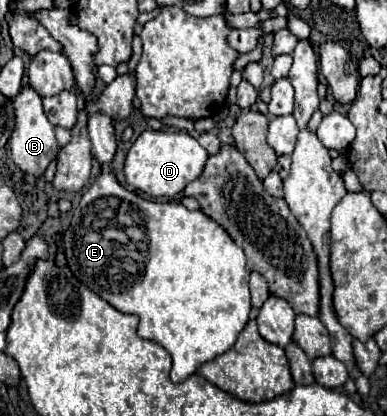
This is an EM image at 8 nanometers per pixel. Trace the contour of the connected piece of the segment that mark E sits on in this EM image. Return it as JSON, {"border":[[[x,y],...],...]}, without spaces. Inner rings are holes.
{"border":[[[93,114],[89,118],[89,136],[93,142],[93,156],[101,162],[101,176],[85,190],[73,212],[71,226],[65,230],[63,244],[67,266],[77,280],[119,312],[135,314],[139,318],[137,334],[161,344],[171,354],[171,380],[183,382],[195,374],[201,364],[231,350],[249,320],[251,300],[245,252],[213,218],[205,216],[201,210],[191,212],[183,204],[145,200],[135,192],[125,190],[109,168],[117,148],[111,118],[105,114]]]}

